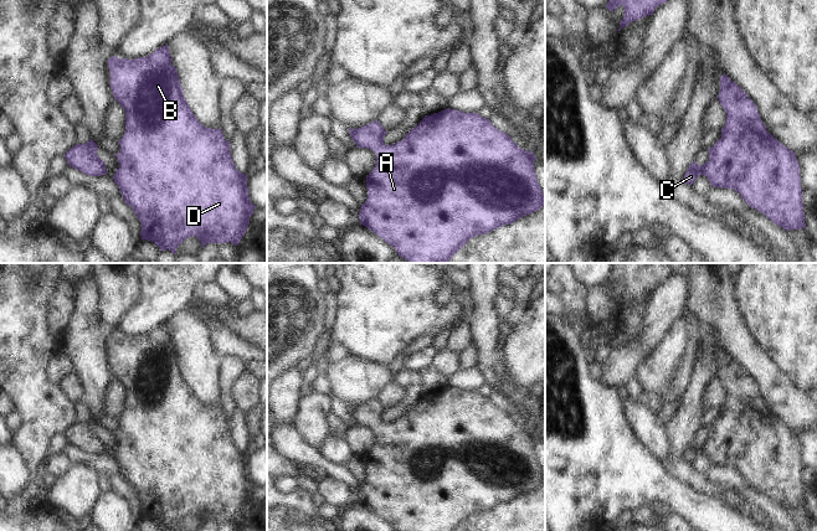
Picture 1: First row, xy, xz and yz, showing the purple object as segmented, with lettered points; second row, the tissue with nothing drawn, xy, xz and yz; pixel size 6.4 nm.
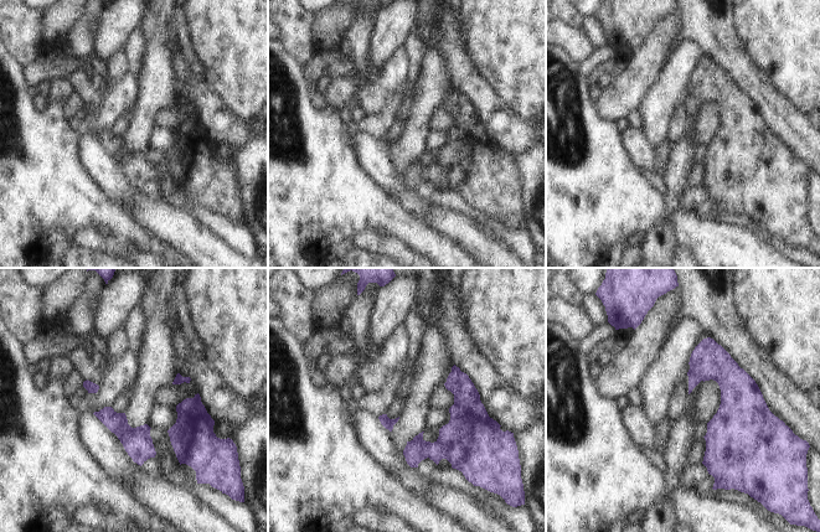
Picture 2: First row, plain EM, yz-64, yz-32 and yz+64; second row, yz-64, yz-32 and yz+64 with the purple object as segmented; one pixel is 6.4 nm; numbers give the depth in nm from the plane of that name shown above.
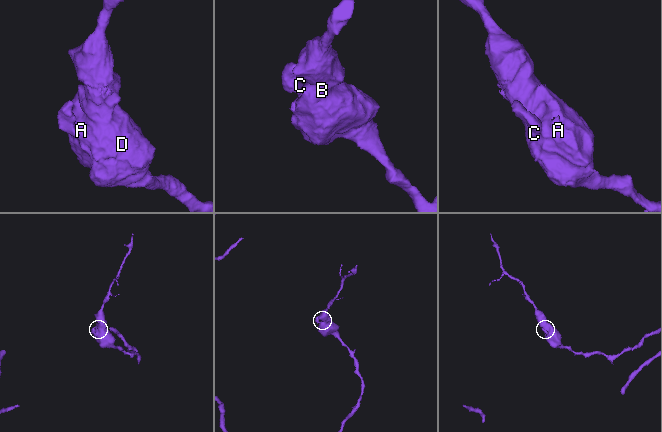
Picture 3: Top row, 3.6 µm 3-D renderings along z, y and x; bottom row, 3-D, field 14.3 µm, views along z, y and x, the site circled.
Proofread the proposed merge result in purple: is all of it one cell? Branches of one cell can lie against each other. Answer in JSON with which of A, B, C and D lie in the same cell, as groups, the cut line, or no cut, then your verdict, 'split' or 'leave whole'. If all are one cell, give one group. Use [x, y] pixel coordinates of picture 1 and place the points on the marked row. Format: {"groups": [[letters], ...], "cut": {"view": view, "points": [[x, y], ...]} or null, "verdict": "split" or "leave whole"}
{"groups": [["A", "B", "C", "D"]], "cut": null, "verdict": "leave whole"}

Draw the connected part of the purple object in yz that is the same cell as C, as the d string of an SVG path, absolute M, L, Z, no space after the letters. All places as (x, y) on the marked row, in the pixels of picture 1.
M728 74L720 77L718 99L726 113L721 138L708 149L706 163L699 166L694 159L683 181L692 185L699 175L705 175L713 187L738 191L752 210L756 208L783 230L806 230L800 165L795 153L766 130L755 103Z

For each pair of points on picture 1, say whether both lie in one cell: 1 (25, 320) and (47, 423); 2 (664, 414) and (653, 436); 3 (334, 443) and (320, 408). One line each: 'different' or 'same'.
1: same
2: different
3: different

